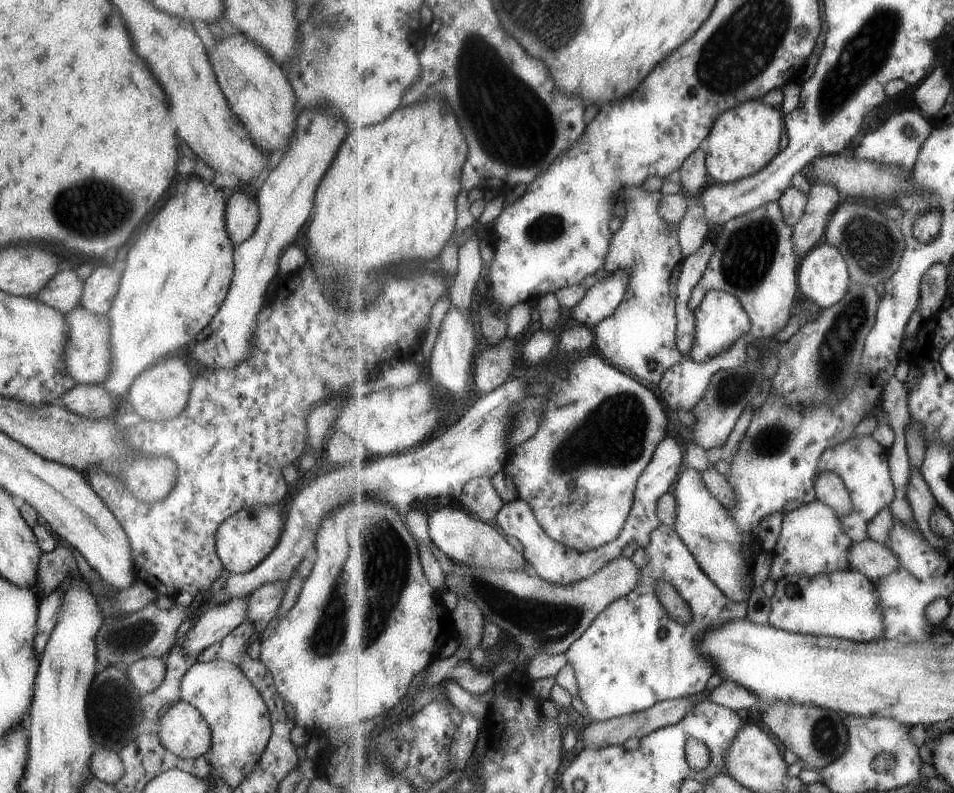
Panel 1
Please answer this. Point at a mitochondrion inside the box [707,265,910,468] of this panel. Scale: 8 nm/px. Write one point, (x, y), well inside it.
(837, 344)

